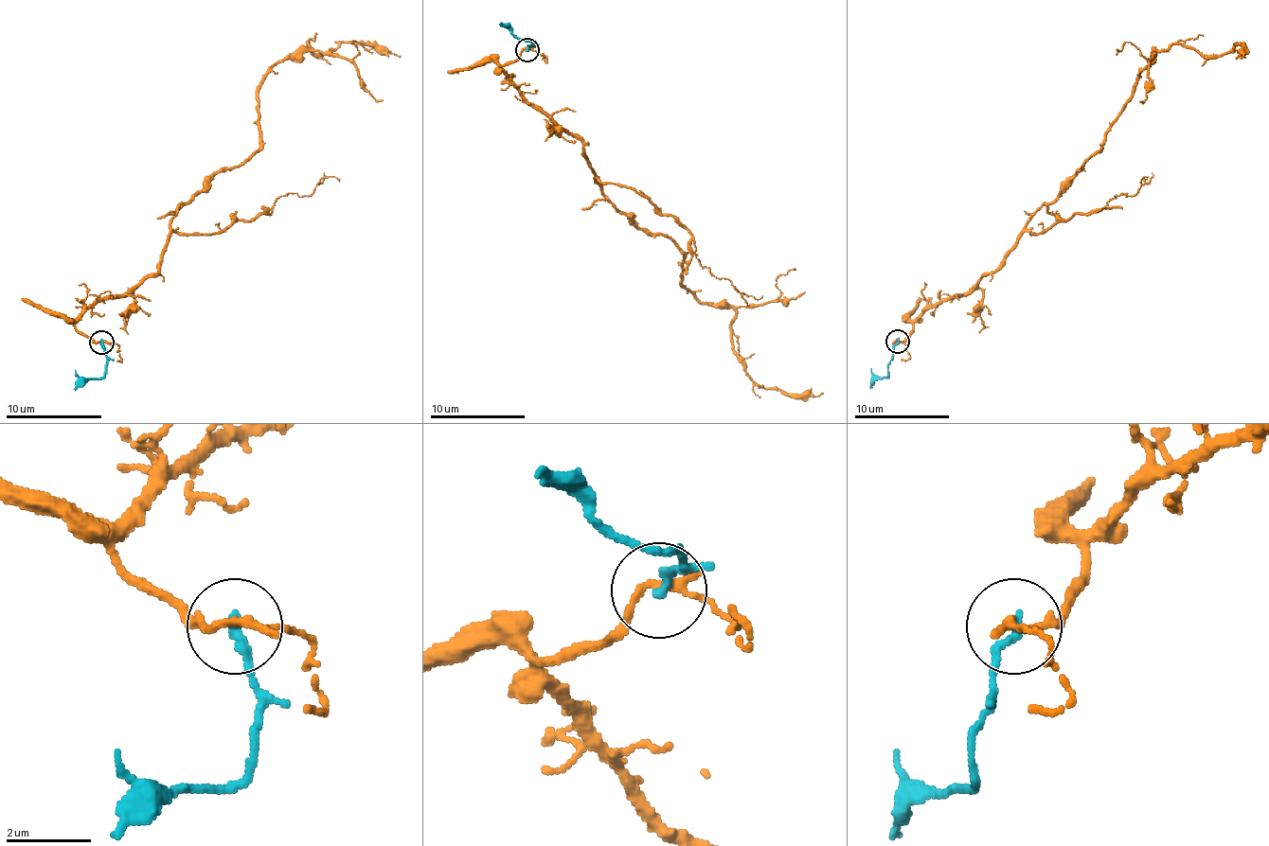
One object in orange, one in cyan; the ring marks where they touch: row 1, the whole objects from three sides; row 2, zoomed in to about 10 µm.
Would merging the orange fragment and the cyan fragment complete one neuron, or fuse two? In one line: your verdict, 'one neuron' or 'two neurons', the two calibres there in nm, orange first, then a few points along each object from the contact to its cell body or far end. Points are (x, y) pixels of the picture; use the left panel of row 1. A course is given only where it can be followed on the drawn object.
two neurons; 180 nm thick on the orange side, 240 nm on the other; orange runs (100, 342), (75, 323), (155, 274), (175, 210), (259, 149), (259, 83), (277, 62), (306, 44), (400, 58); cyan runs (100, 342), (105, 349), (105, 373), (75, 390)

